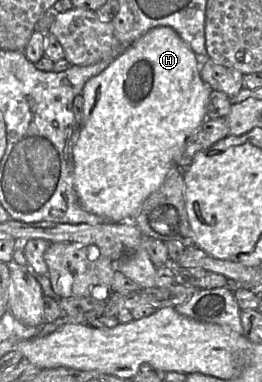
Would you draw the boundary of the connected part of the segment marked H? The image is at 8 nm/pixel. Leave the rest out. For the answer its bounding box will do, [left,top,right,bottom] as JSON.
[72,26,212,223]

